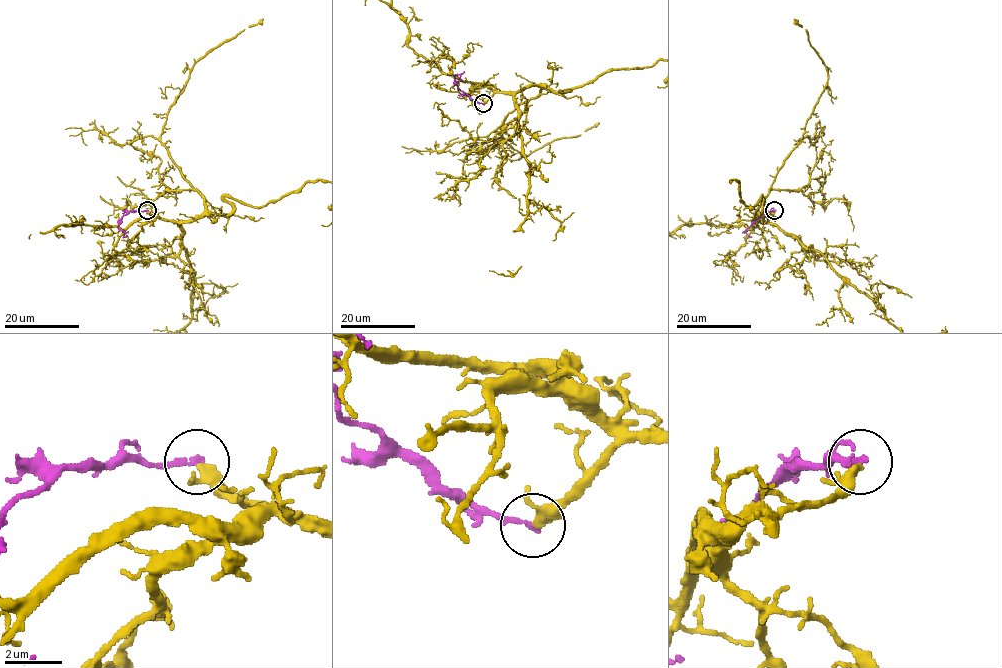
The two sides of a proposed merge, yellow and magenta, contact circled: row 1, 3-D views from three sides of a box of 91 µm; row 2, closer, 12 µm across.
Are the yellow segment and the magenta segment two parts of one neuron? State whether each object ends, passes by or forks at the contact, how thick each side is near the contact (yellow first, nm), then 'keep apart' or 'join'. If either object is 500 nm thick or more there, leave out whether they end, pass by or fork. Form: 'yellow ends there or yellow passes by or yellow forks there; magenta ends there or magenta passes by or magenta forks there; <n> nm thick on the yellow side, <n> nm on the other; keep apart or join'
yellow passes by; magenta ends there; 280 nm thick on the yellow side, 190 nm on the other; keep apart

